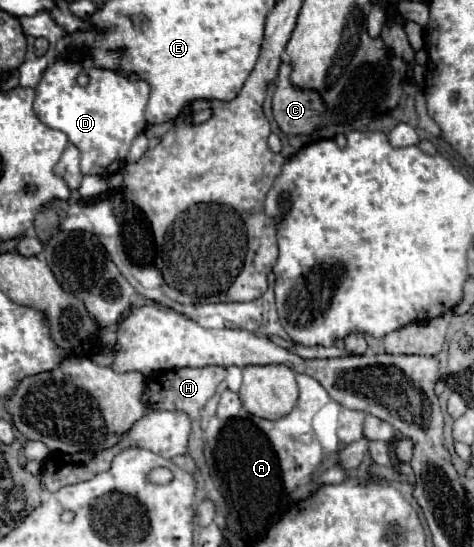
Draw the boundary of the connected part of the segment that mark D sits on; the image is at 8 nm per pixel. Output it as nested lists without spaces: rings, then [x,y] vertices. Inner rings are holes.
[[[57,58],[53,66],[43,72],[39,86],[35,88],[35,112],[41,122],[53,130],[61,130],[73,146],[81,152],[81,174],[97,174],[109,178],[119,172],[131,142],[145,132],[145,106],[149,100],[149,84],[145,80],[131,82],[125,76],[117,76],[111,70],[93,66],[91,58],[67,62]],[[87,72],[89,84],[79,86],[77,76]]]

